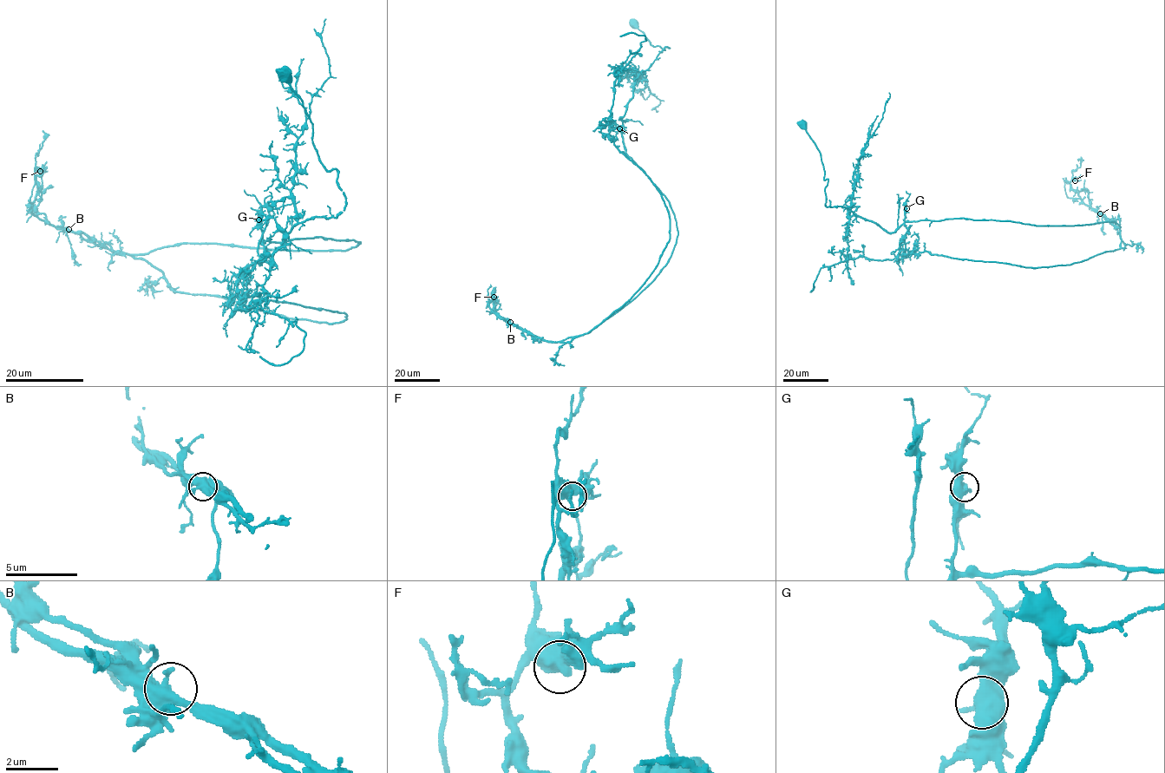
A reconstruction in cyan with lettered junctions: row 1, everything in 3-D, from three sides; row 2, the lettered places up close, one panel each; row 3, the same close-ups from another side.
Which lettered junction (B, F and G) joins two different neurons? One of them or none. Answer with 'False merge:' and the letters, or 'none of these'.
False merge: B

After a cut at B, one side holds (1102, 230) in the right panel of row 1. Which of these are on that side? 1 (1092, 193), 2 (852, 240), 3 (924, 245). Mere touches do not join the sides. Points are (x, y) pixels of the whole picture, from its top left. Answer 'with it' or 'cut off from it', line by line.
1: with it
2: cut off from it
3: with it

